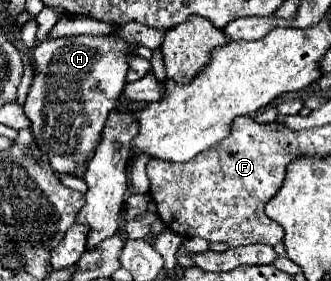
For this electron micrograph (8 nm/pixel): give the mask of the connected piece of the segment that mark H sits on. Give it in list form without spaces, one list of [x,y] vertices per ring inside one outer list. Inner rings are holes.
[[[65,36],[57,40],[45,40],[35,48],[35,76],[23,110],[31,120],[35,142],[41,152],[47,154],[53,170],[83,176],[87,162],[93,158],[95,146],[101,140],[105,120],[117,106],[117,98],[121,96],[121,90],[125,86],[129,58],[137,54],[137,48],[139,44],[125,42],[119,36]]]

